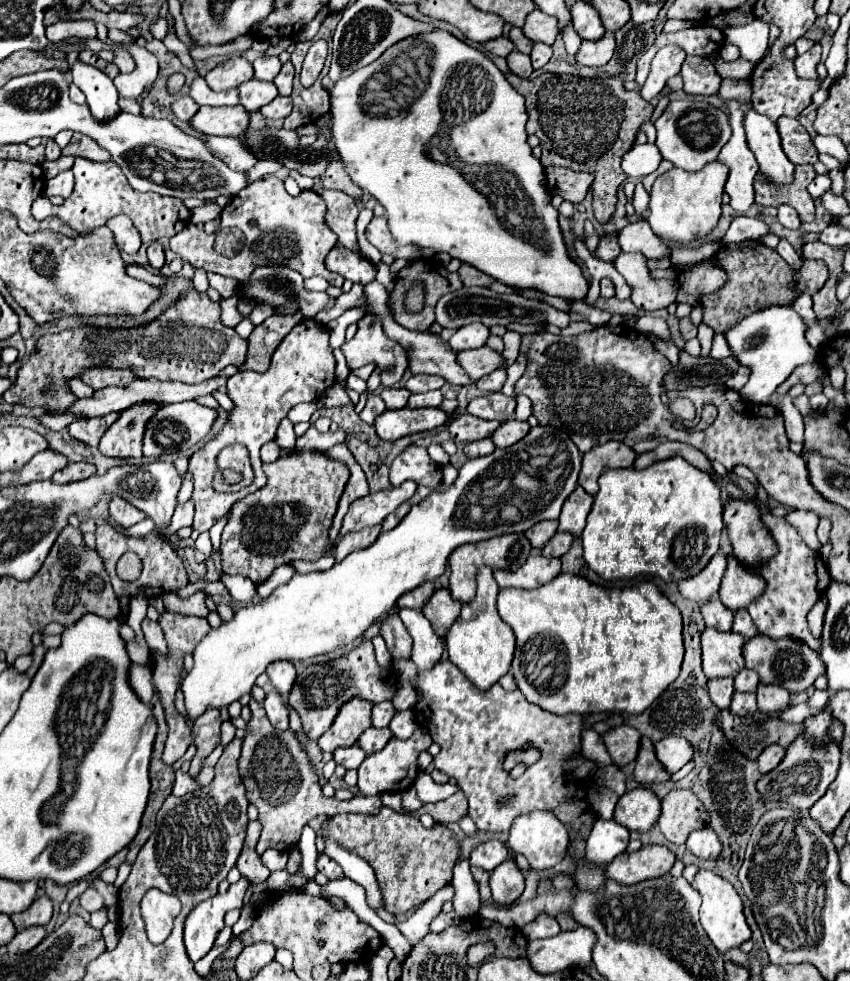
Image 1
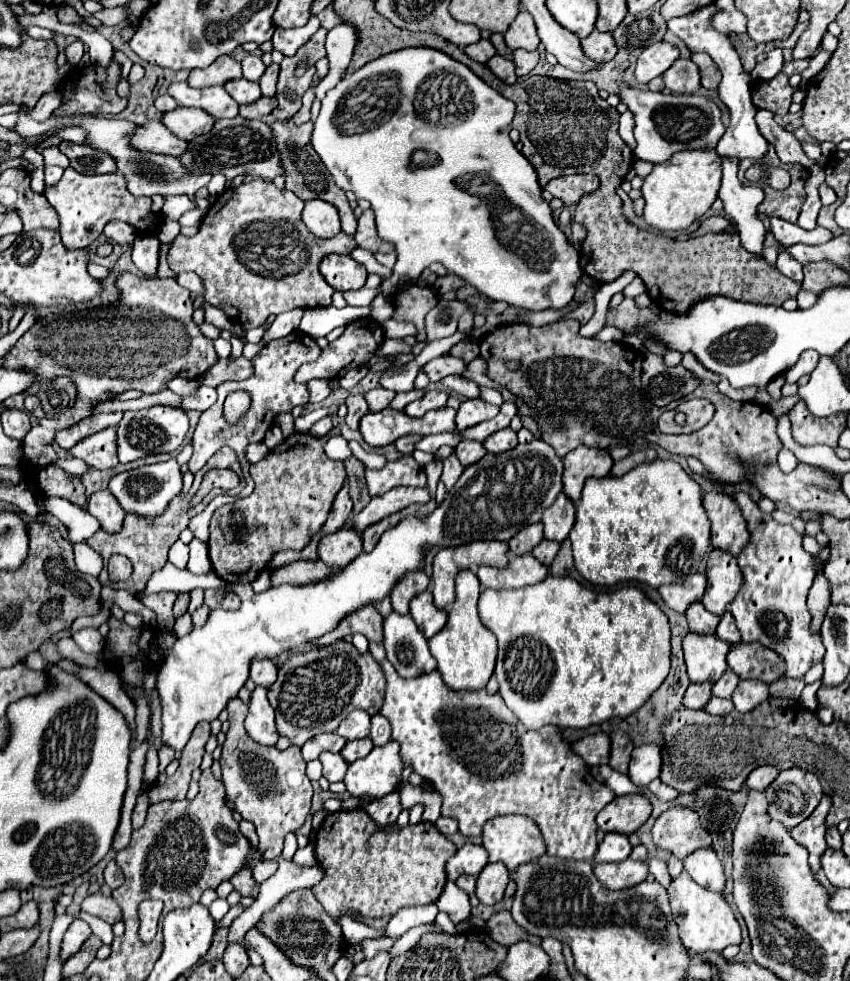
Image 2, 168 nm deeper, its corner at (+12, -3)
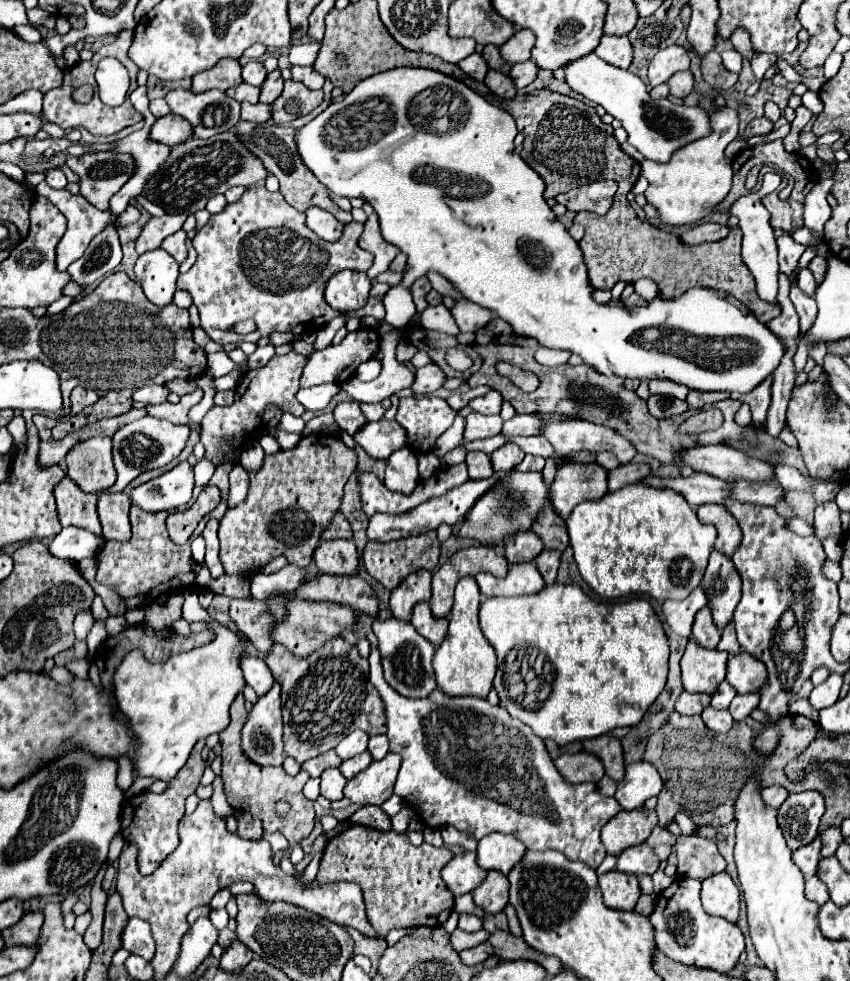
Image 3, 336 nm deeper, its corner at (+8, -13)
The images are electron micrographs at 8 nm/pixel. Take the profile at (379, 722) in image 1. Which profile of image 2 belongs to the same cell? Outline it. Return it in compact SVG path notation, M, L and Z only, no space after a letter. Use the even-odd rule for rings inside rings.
M362 709L352 711L338 727L338 735L346 737L348 741L352 739L362 739L370 735L370 715Z

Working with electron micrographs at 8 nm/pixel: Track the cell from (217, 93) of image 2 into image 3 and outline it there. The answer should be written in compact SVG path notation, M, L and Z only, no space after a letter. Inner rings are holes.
M174 89L166 95L166 103L172 113L178 113L190 121L194 129L192 137L200 139L230 131L240 121L240 103L230 99L220 89L210 89L196 95L192 91Z

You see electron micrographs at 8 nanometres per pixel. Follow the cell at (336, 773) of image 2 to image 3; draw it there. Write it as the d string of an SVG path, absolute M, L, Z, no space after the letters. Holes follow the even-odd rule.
M326 769L320 775L320 795L326 797L328 801L336 801L342 799L342 789L346 785L346 779L340 775L338 769Z

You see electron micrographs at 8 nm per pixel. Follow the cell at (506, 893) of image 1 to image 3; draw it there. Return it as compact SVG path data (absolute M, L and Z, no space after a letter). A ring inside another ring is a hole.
M490 871L486 879L472 891L474 903L486 913L500 913L508 905L508 879L502 873Z

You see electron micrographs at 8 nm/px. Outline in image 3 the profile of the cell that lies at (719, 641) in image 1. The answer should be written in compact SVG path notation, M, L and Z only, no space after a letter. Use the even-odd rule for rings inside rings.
M688 641L682 665L682 683L688 693L712 695L726 677L728 653L700 647L696 641Z

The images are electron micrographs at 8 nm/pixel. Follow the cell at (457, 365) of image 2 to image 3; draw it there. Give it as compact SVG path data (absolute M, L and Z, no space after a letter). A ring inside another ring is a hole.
M430 363L430 365L416 369L414 383L412 383L410 389L414 391L414 395L430 395L436 389L440 389L444 381L446 381L446 375L440 371L440 367Z

